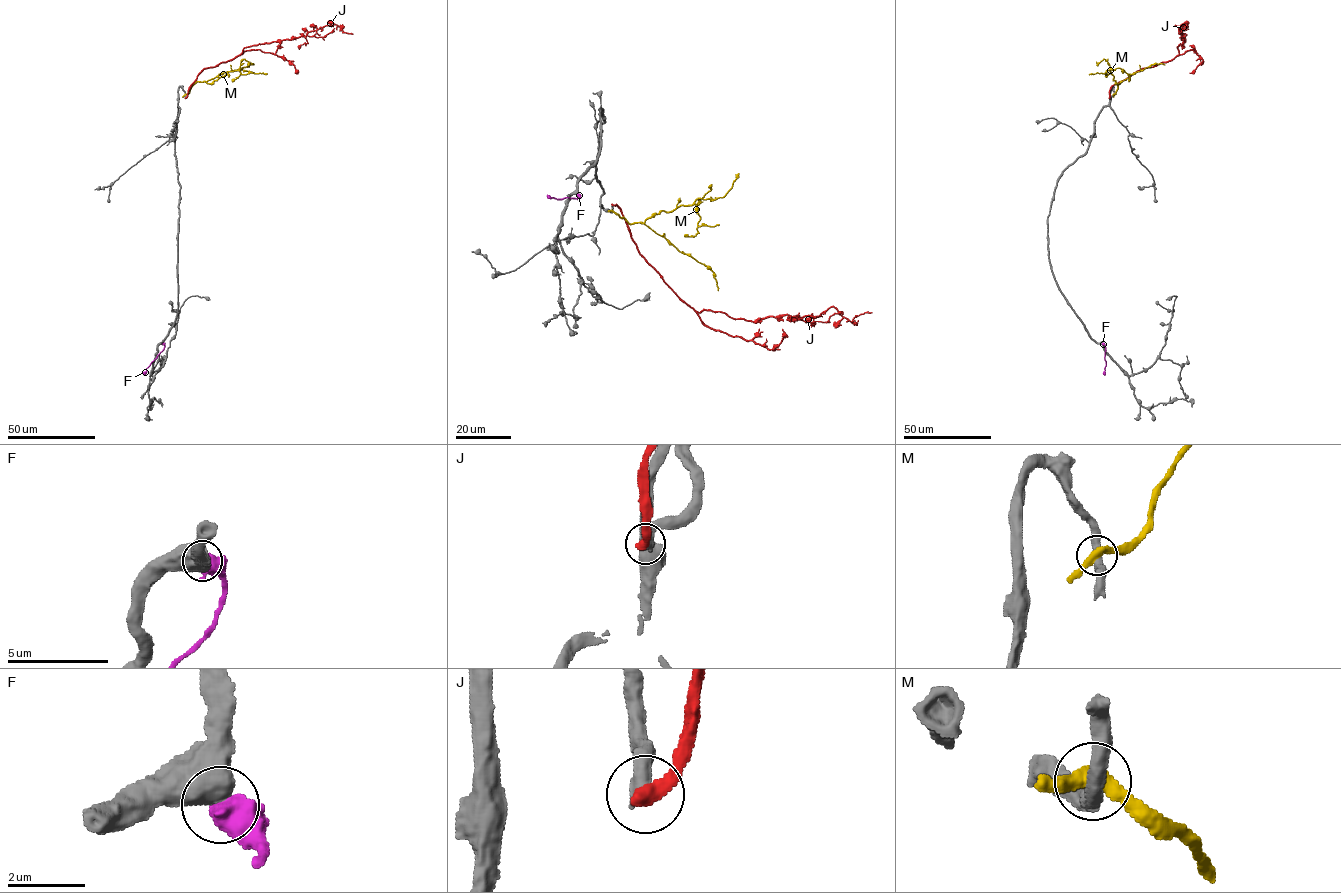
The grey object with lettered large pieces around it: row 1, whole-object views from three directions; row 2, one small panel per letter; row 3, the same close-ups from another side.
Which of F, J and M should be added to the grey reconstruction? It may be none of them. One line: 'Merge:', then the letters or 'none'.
Merge: none

